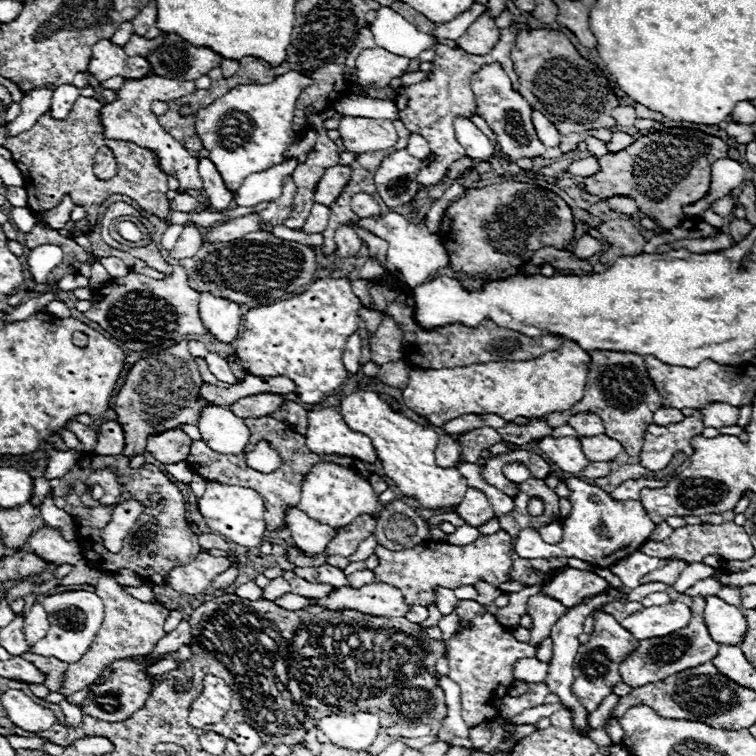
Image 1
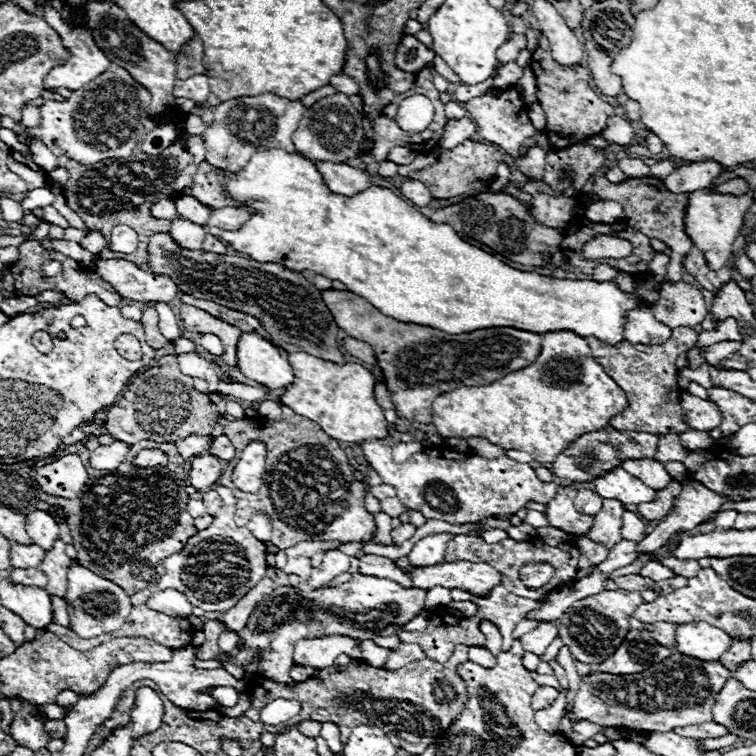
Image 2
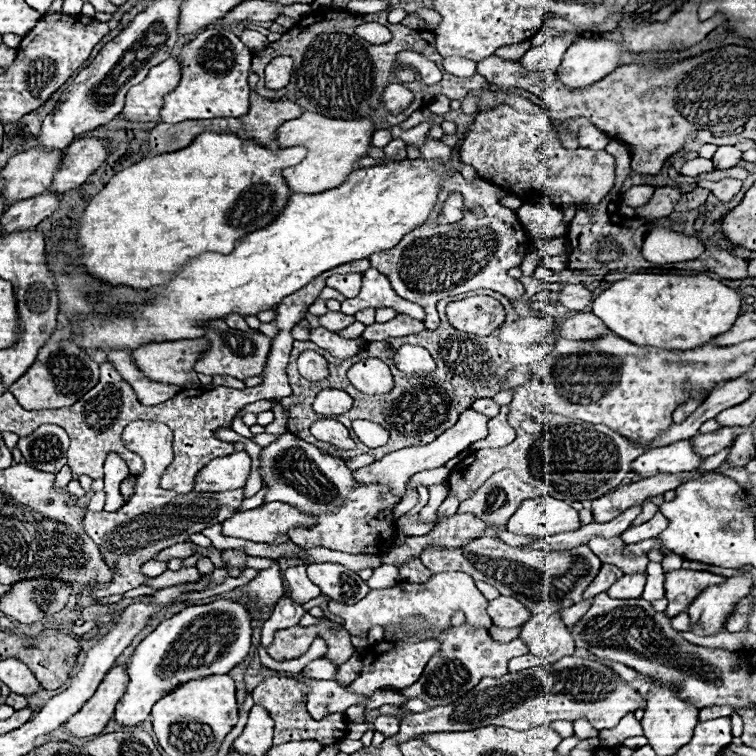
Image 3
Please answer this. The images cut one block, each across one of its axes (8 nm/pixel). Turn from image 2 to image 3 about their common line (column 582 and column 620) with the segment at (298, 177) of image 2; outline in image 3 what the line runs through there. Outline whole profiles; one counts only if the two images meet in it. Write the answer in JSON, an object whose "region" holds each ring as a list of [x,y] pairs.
{"region":[[[630,274],[624,280],[610,284],[592,302],[592,314],[598,316],[606,328],[620,338],[638,346],[656,346],[664,350],[692,350],[710,342],[714,336],[732,328],[740,314],[742,298],[736,290],[724,286],[710,276],[678,276],[678,274]]]}

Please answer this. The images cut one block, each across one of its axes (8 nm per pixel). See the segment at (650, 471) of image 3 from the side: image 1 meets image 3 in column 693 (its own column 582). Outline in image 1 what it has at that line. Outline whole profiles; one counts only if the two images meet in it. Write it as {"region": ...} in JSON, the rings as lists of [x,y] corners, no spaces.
{"region":[[[546,436],[538,442],[538,446],[544,450],[544,454],[564,472],[582,472],[590,460],[586,458],[586,454],[582,452],[582,444],[580,438],[552,438]]]}

